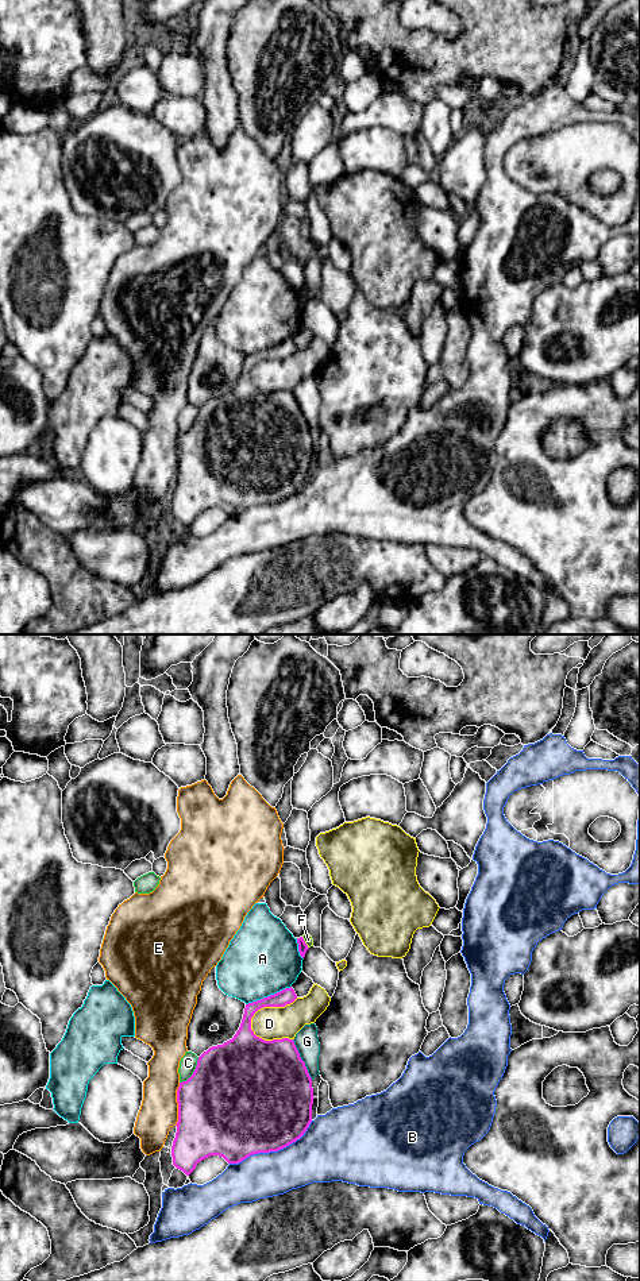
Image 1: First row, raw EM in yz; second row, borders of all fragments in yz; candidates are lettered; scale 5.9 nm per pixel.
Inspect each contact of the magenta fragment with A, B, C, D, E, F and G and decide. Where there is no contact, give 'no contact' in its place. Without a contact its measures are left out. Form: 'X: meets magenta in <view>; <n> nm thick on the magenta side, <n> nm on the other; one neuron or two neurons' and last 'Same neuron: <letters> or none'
A: meets magenta in yz; 90 nm thick on the magenta side, 440 nm on the other; two neurons
B: meets magenta in yz; 500 nm thick on the magenta side, 280 nm on the other; two neurons
C: meets magenta in yz; 500 nm thick on the magenta side, 100 nm on the other; two neurons
D: meets magenta in yz; 150 nm thick on the magenta side, 200 nm on the other; two neurons
E: meets magenta in yz; 500 nm thick on the magenta side, 220 nm on the other; two neurons
F: meets magenta in yz; 60 nm thick on the magenta side, 50 nm on the other; two neurons
G: meets magenta in yz; 500 nm thick on the magenta side, 140 nm on the other; two neurons
Same neuron: none

